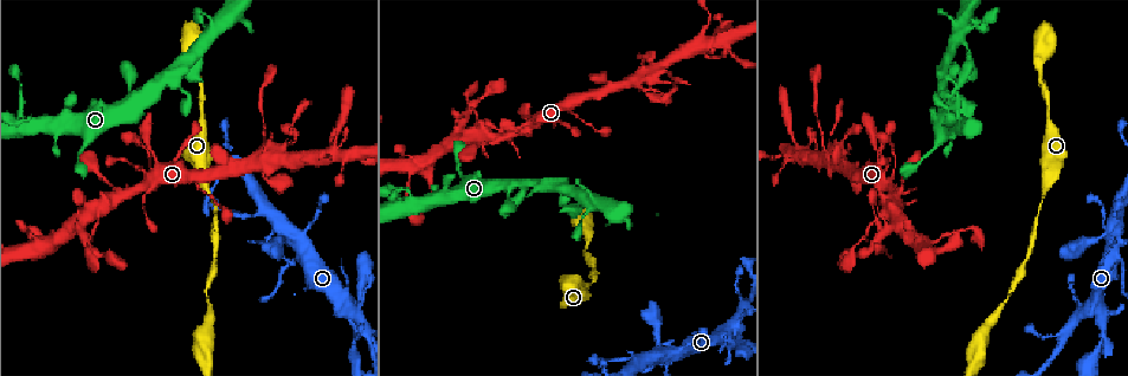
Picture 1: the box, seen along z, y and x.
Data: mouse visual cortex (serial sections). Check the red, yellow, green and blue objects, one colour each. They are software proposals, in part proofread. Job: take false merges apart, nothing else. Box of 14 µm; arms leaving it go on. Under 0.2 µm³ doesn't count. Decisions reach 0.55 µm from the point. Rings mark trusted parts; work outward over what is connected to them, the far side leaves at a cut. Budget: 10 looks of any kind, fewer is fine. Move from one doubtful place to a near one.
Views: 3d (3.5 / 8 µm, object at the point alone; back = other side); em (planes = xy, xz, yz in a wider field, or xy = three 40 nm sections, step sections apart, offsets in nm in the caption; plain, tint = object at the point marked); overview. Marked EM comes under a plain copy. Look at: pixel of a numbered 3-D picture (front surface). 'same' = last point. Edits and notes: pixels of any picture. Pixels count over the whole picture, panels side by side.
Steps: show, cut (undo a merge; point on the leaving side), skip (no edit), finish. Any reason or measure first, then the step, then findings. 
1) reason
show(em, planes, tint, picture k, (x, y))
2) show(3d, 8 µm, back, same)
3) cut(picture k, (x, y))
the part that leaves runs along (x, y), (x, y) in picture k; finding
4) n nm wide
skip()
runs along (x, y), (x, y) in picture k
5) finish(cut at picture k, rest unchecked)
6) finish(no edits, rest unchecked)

sharp bend
show(3d, 3.5 µm, picture 1, (941, 95))

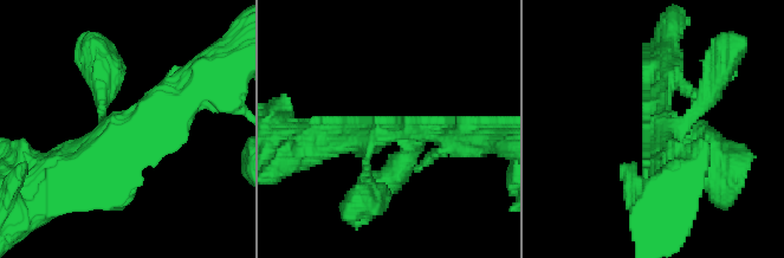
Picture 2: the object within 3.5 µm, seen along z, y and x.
skip()
runs along (78, 168), (208, 73) in picture 2; all the same cell

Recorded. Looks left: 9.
thin arm on a thick one
show(3d, 8 µm, picture 1, (408, 197))

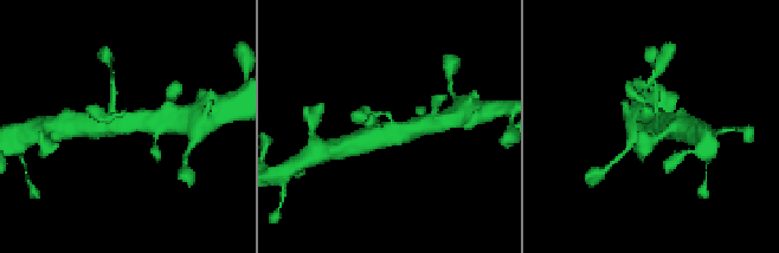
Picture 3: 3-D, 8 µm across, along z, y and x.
show(em, planes, tint, picture 3, (392, 122))

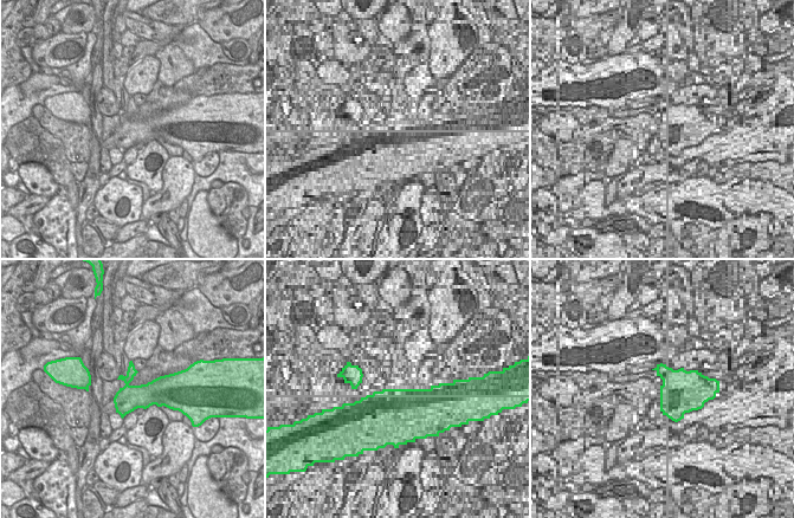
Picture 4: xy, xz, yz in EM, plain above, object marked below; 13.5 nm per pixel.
skip()
one cell here

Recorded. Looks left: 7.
looks like a crossing
show(3d, 3.5 µm, picture 1, (1095, 303))

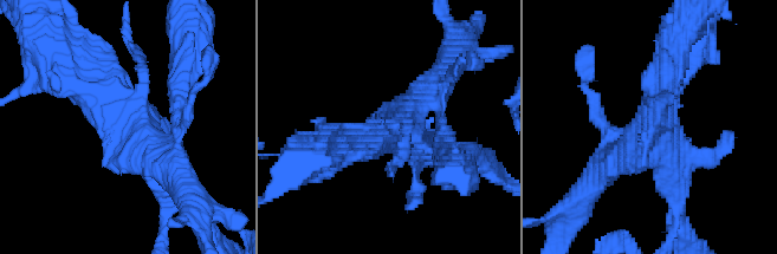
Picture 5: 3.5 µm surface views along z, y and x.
need the tissue
show(em, xy, step 2, tint, picture 5, (137, 134))

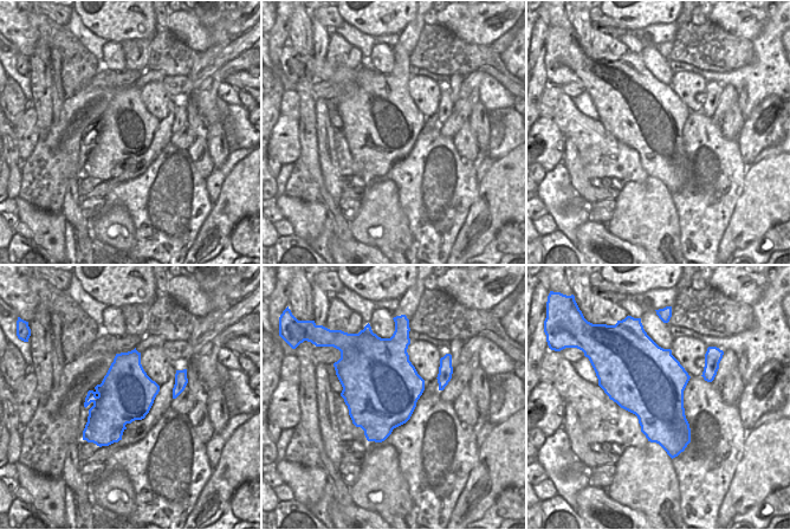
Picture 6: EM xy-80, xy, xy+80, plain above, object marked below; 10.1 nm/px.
skip()
runs along (76, 85), (116, 111), (177, 173) in picture 5; one cell here

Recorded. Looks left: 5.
sharp bend
show(3d, 8 µm, picture 1, (1114, 232))

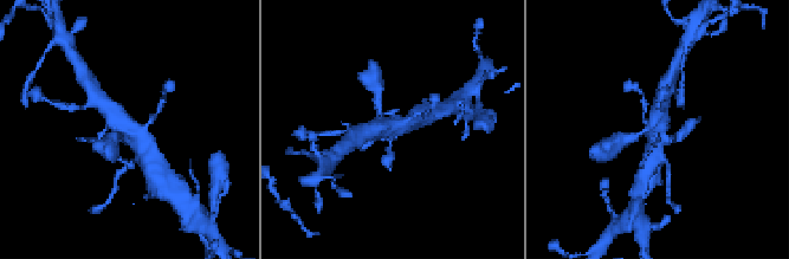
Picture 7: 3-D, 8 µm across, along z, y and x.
show(3d, 3.5 µm, picture 7, (391, 126))

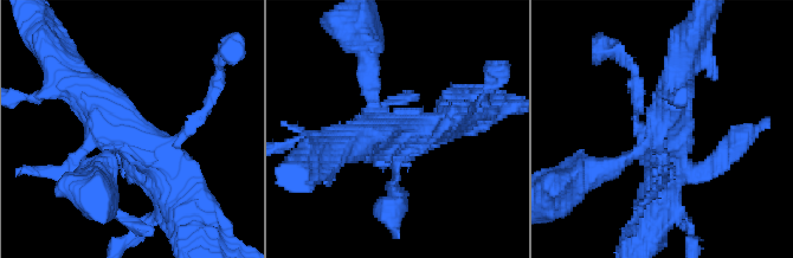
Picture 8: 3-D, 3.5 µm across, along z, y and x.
show(em, xy, step 2, tint, picture 8, (129, 140))

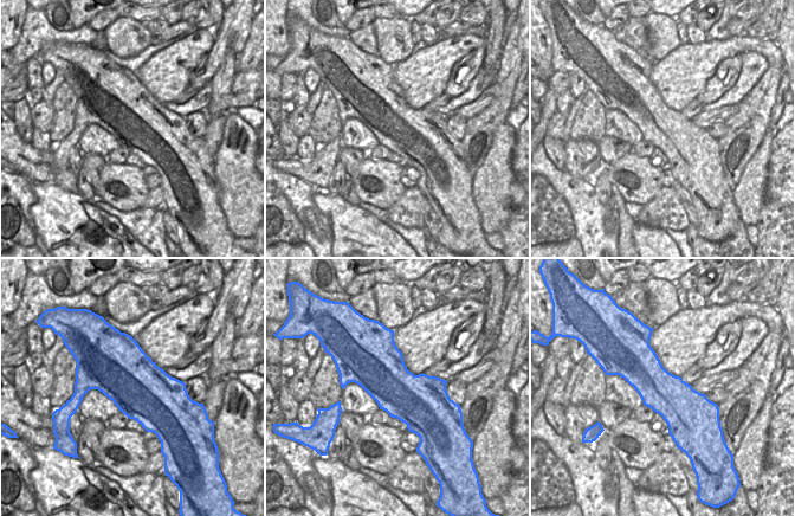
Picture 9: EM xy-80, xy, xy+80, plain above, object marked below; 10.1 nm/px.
skip()
all the same cell

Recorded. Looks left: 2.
finish(no edits, rest unchecked)

